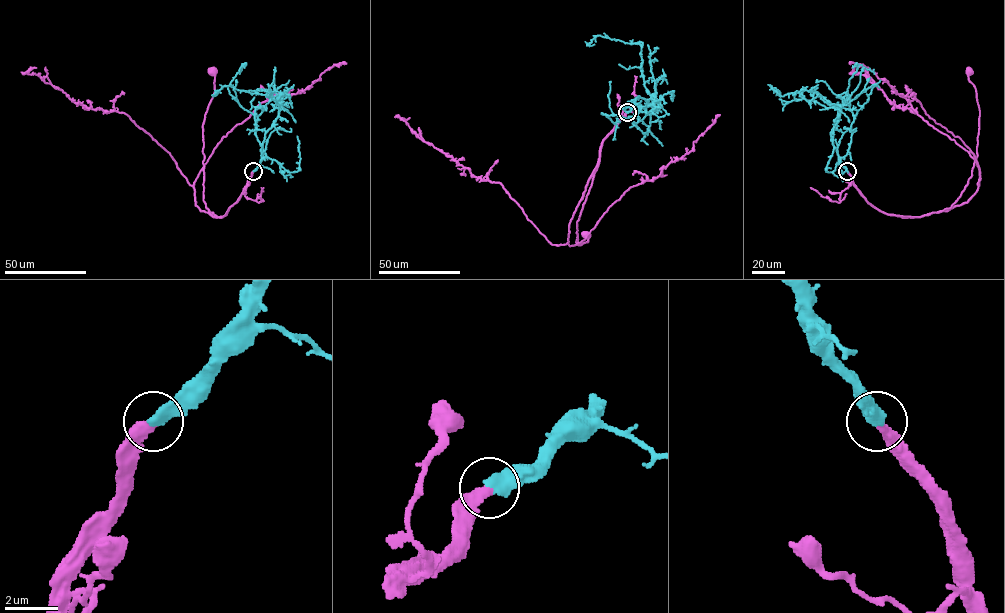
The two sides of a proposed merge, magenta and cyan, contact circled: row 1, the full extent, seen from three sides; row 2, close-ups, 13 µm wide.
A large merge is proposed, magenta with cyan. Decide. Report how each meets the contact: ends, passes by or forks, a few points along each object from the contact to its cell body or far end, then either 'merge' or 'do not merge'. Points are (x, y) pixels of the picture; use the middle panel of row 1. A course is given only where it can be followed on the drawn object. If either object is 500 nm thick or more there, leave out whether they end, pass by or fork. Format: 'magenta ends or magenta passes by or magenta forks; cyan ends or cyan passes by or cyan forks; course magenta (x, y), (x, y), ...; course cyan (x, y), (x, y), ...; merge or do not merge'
magenta ends; cyan ends; course magenta (627, 112), (603, 141), (598, 167), (577, 222), (576, 244), (588, 241), (588, 234), (586, 235); course cyan (627, 112), (639, 96), (652, 105), (640, 70), (641, 45), (599, 35), (588, 45), (594, 44); merge

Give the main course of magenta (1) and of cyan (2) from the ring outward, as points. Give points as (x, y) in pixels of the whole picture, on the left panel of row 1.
1: (253, 171), (241, 196), (224, 216), (218, 216), (207, 208), (203, 200), (202, 123), (214, 91), (212, 70)
2: (253, 171), (279, 106), (267, 89), (268, 96), (226, 86), (214, 95), (220, 93)

